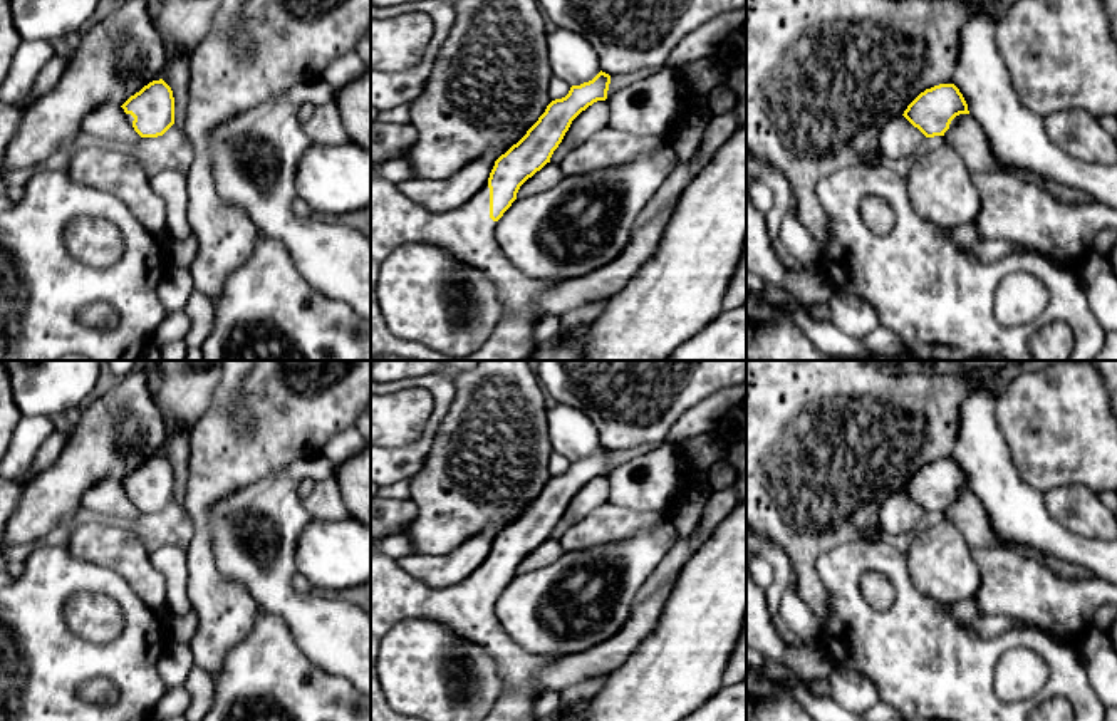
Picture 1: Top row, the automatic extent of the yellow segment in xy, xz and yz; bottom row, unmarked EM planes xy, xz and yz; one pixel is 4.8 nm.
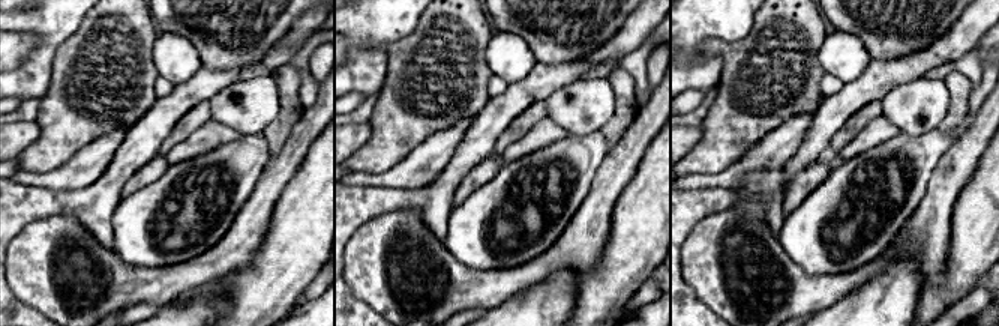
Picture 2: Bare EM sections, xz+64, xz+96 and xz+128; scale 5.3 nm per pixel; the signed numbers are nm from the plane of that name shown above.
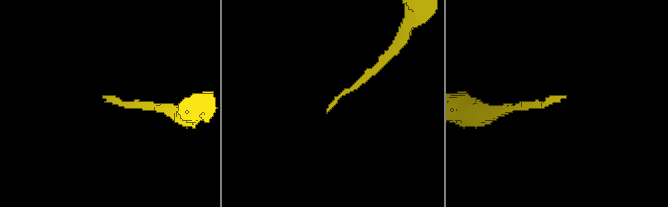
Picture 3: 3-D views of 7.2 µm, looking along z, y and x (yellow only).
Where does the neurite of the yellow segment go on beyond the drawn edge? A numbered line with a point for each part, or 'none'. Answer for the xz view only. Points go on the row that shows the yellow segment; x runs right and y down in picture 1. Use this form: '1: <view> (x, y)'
1: xz (467, 232)

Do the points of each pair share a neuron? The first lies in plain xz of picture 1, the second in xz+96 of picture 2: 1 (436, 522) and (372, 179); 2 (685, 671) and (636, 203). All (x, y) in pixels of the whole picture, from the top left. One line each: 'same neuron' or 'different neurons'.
1: different neurons
2: same neuron

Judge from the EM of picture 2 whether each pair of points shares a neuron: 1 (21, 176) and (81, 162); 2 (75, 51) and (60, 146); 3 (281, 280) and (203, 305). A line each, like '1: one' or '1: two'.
1: one
2: one
3: two

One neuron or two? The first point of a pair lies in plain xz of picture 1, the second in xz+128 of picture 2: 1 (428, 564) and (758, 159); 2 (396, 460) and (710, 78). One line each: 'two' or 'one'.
1: one
2: one

